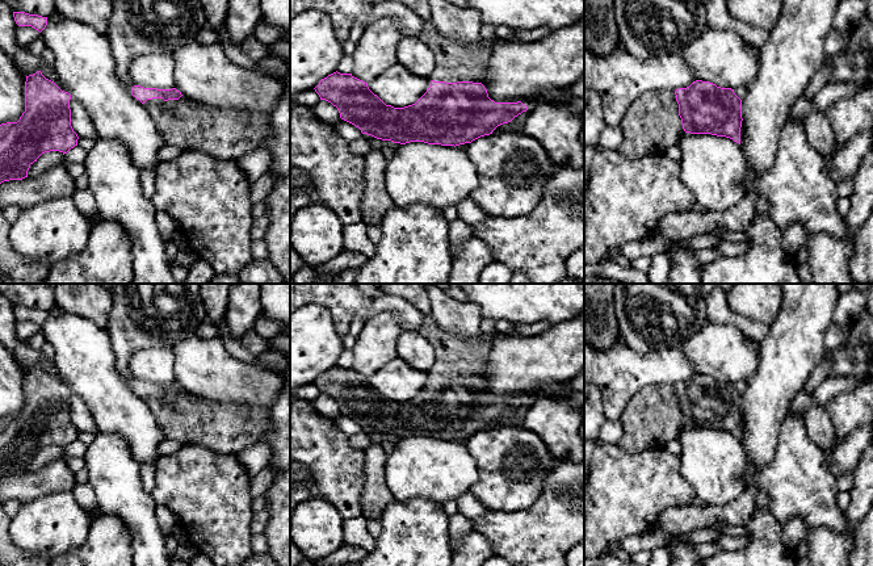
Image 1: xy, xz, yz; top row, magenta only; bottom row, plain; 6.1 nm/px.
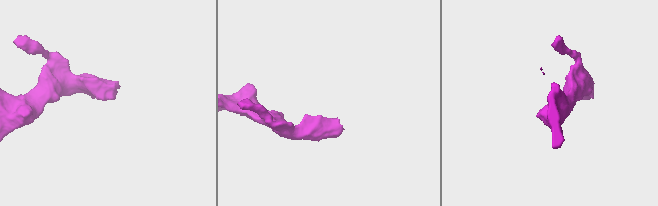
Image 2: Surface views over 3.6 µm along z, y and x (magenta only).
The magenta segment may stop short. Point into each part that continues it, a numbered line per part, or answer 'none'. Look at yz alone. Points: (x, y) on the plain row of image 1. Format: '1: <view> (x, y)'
1: yz (651, 418)

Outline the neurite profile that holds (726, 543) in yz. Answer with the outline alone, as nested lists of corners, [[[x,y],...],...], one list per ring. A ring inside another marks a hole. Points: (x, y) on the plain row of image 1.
[[[722,534],[715,542],[722,550],[736,552],[747,545],[747,536]]]

